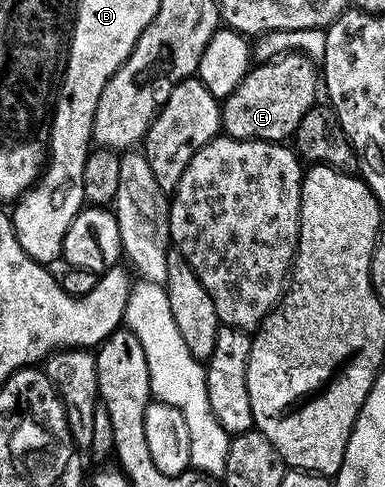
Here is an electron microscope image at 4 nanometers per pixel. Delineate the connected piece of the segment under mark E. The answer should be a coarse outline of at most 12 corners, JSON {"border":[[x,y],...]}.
{"border":[[297,52],[254,65],[220,103],[230,138],[284,143],[318,101]]}

